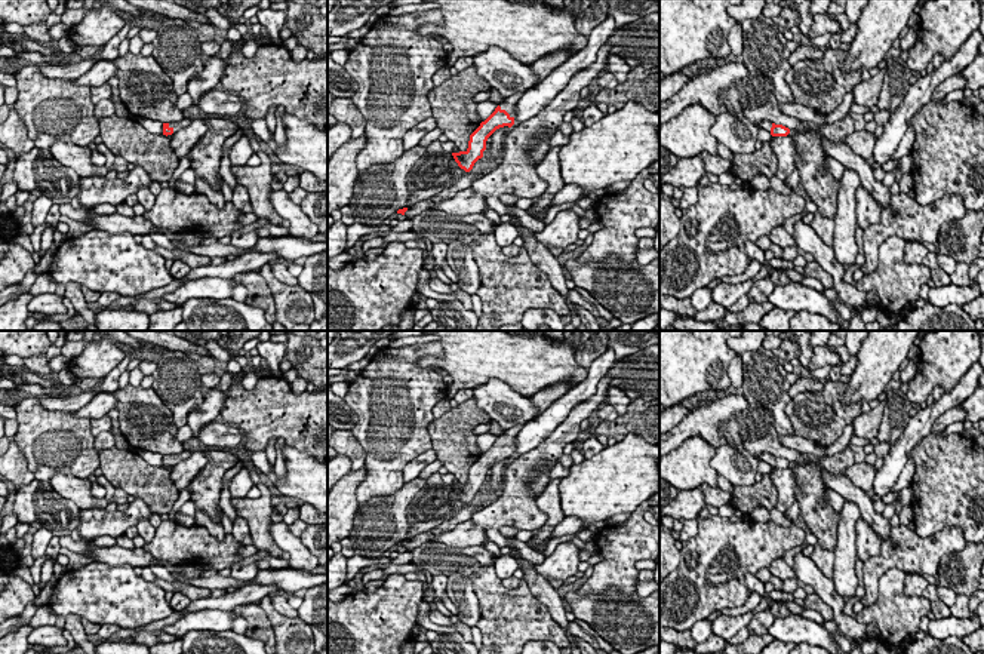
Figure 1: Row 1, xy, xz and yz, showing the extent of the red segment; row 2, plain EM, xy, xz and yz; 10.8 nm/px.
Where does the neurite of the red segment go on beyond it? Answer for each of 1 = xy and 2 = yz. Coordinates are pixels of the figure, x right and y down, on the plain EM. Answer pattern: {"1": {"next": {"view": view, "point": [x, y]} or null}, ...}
{"1": {"next": {"view": "xy", "point": [177, 458]}}, "2": {"next": {"view": "yz", "point": [765, 457]}}}

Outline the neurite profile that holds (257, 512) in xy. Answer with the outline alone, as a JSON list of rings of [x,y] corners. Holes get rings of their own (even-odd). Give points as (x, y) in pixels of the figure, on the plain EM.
[[[259,483],[261,495],[258,498],[231,498],[231,506],[237,516],[243,518],[250,531],[252,546],[258,550],[265,550],[270,556],[283,558],[290,562],[289,553],[283,552],[274,541],[270,532],[271,525],[271,491],[265,483]]]

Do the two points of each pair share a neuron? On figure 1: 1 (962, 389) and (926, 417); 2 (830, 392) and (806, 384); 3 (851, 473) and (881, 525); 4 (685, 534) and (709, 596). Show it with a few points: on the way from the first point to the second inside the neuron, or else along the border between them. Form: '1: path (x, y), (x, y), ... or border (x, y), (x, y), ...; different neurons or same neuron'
1: path (953, 398), (935, 410); same neuron
2: border (824, 387), (815, 392), (799, 392), (792, 399); different neurons
3: border (843, 475), (866, 493); different neurons
4: border (697, 519), (698, 530), (686, 542); different neurons

